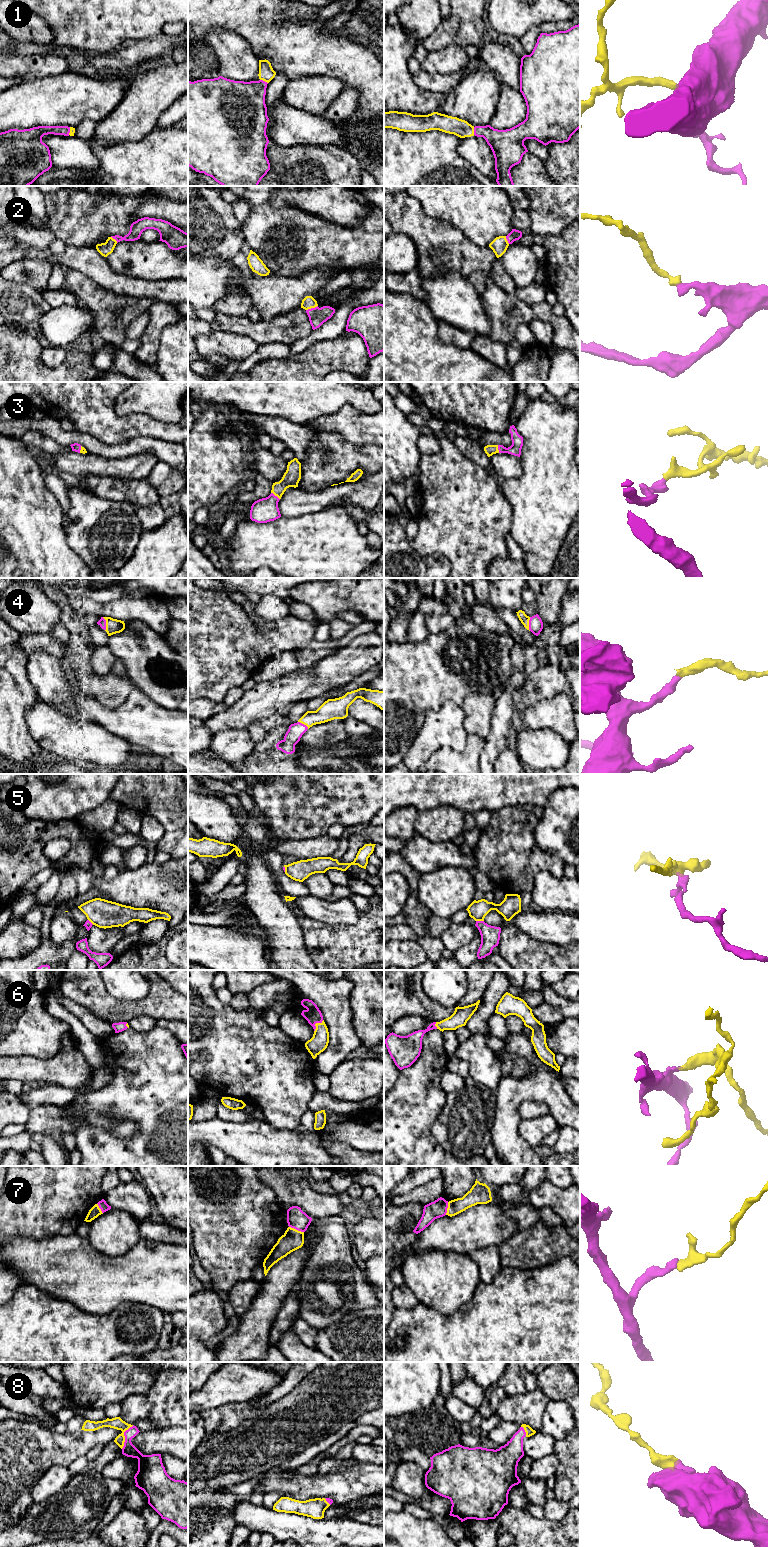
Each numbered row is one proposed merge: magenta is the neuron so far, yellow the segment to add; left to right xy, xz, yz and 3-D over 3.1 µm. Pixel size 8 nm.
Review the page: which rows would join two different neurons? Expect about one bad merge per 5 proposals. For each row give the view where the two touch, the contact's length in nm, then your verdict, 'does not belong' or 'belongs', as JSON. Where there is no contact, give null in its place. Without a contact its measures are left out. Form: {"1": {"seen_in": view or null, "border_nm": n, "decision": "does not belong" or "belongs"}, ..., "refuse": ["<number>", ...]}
{"1": {"seen_in": "xz", "border_nm": 70, "decision": "belongs"}, "2": {"seen_in": "xz", "border_nm": 100, "decision": "belongs"}, "3": {"seen_in": "xz", "border_nm": 90, "decision": "belongs"}, "4": {"seen_in": "yz", "border_nm": 110, "decision": "belongs"}, "5": {"seen_in": "yz", "border_nm": 60, "decision": "does not belong"}, "6": {"seen_in": "xz", "border_nm": 120, "decision": "belongs"}, "7": {"seen_in": "xz", "border_nm": 130, "decision": "belongs"}, "8": {"seen_in": "xy", "border_nm": 220, "decision": "belongs"}, "refuse": ["5"]}

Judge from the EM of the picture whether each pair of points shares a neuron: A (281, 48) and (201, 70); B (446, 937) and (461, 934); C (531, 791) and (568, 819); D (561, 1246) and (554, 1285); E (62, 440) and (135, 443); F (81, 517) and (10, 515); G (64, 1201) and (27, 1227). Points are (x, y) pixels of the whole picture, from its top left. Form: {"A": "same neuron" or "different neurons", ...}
{"A": "different neurons", "B": "same neuron", "C": "different neurons", "D": "different neurons", "E": "same neuron", "F": "different neurons", "G": "same neuron"}

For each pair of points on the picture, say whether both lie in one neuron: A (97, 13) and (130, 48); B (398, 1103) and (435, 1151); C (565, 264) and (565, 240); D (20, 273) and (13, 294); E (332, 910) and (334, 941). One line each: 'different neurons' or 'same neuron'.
A: different neurons
B: same neuron
C: same neuron
D: different neurons
E: different neurons

